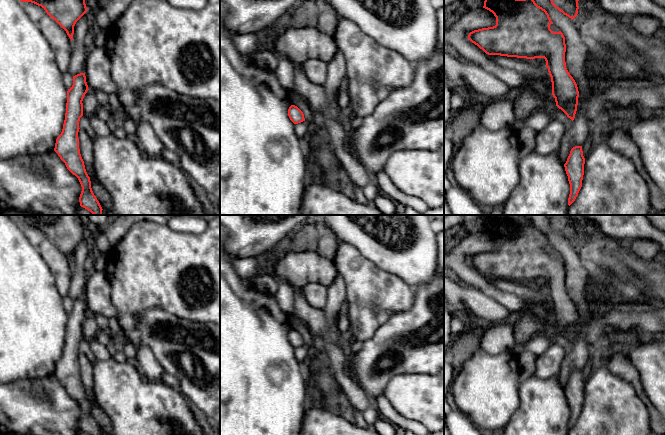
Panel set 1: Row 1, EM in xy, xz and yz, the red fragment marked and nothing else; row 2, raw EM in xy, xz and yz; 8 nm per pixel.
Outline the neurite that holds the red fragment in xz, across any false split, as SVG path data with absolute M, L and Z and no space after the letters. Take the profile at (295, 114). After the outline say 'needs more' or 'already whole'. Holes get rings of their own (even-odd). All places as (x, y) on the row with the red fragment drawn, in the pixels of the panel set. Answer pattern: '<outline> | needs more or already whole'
M291 105L288 109L288 116L294 124L305 121L303 112L295 105Z | already whole

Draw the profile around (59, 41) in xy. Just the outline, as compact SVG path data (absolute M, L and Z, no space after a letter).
M48 14L39 20L37 25L54 52L55 61L59 70L62 73L68 72L72 41L66 31Z

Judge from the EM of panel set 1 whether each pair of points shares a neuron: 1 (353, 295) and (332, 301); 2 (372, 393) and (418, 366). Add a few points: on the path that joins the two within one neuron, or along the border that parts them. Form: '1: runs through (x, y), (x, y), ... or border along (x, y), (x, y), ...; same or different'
1: border along (339, 275), (344, 282), (345, 308); different
2: runs through (380, 380), (394, 366), (405, 366); same

